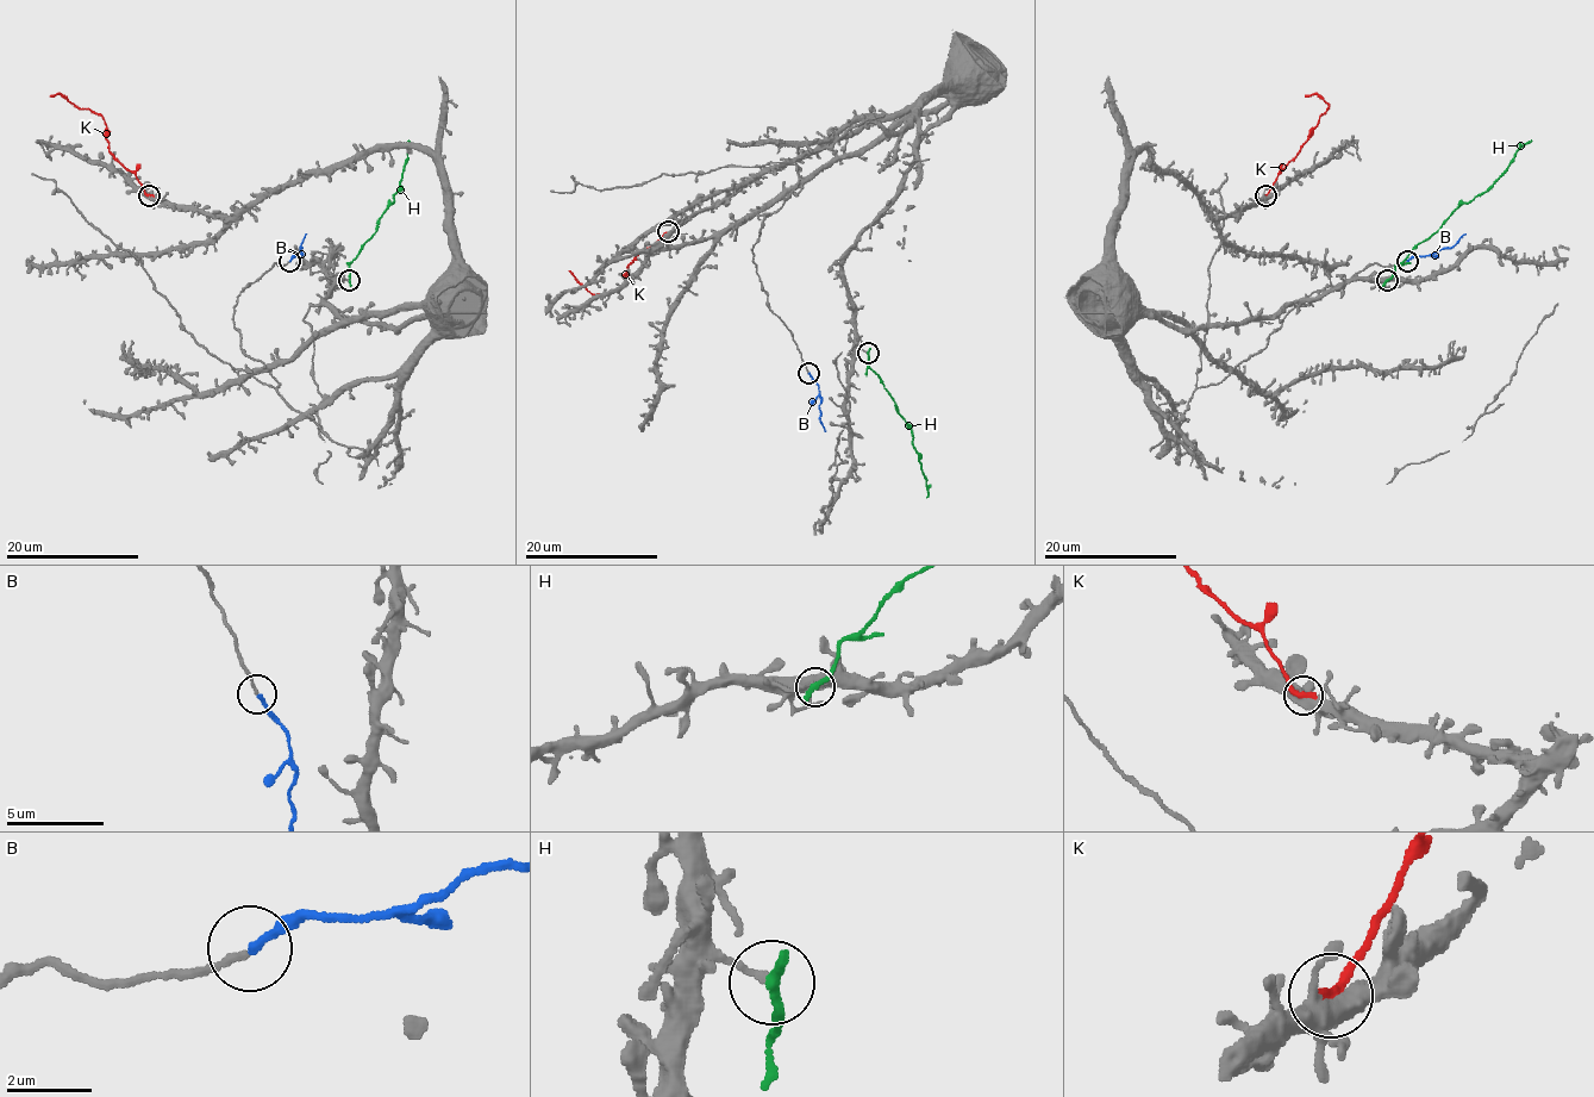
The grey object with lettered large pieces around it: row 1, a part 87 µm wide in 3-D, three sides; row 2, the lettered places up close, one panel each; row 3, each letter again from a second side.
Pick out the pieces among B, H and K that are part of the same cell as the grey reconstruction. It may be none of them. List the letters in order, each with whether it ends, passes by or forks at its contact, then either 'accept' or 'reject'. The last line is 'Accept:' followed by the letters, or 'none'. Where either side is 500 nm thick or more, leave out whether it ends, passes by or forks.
B: it ends; accept
H: it ends; reject
K: reject
Accept: B

